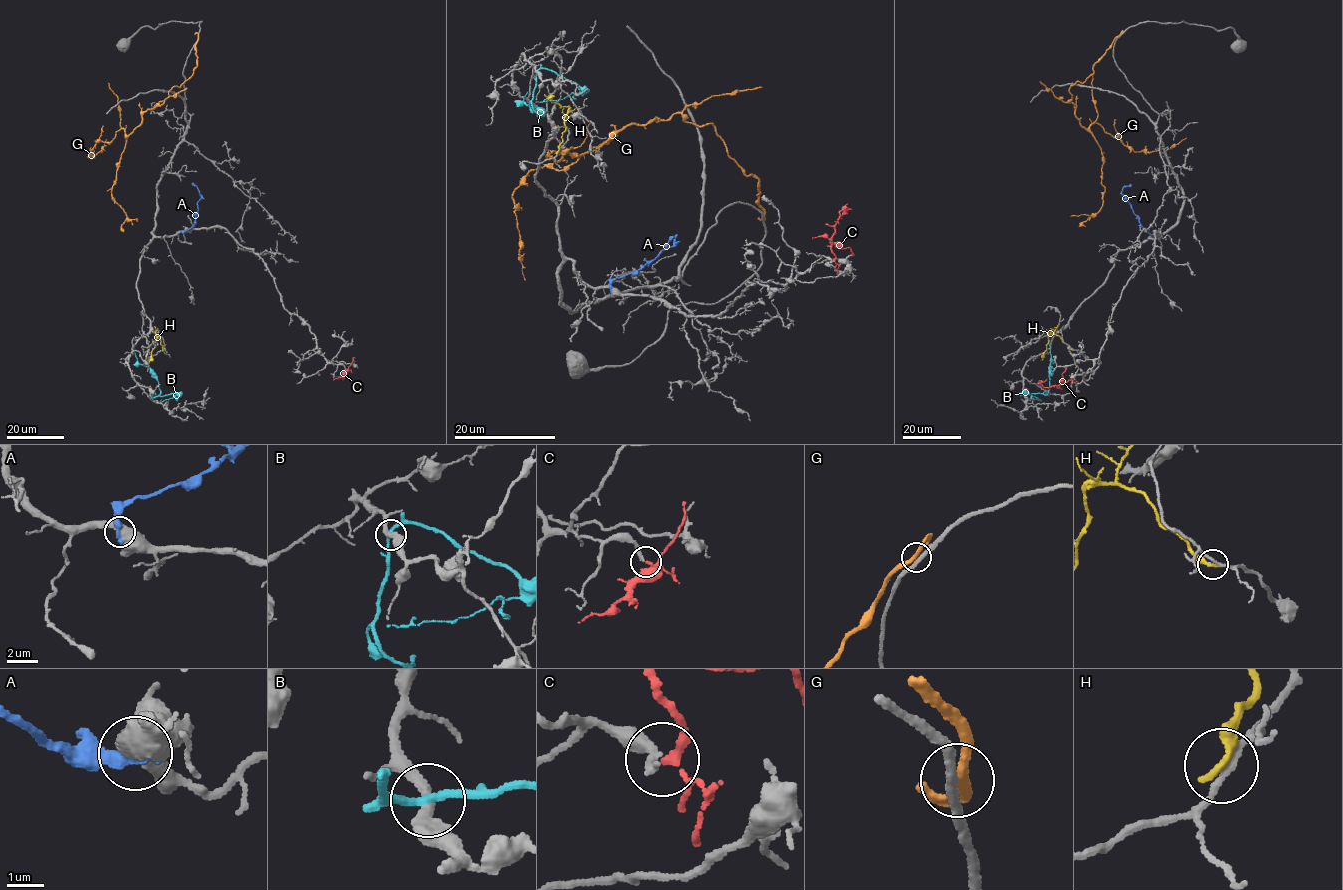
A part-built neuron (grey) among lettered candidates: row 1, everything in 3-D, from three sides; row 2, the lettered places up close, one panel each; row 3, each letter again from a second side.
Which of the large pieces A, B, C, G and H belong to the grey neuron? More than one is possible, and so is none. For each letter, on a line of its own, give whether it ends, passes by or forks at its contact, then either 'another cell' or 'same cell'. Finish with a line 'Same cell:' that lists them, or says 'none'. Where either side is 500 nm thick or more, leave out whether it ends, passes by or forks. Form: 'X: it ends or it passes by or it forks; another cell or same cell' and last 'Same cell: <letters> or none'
A: another cell
B: it passes by; another cell
C: it passes by; same cell
G: it passes by; another cell
H: it ends; another cell
Same cell: C

